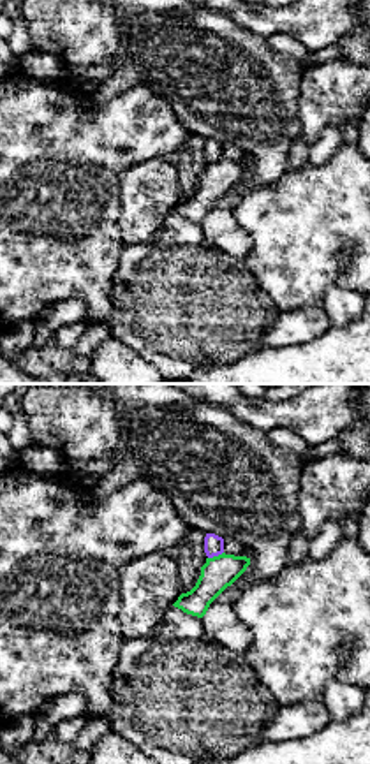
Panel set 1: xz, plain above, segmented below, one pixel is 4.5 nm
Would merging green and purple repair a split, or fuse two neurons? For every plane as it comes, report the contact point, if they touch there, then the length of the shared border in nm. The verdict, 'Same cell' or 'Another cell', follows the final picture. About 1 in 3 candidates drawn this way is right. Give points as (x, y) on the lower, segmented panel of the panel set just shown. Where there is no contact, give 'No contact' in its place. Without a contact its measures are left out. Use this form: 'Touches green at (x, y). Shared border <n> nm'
Touches green at (215, 557). Shared border 80 nm

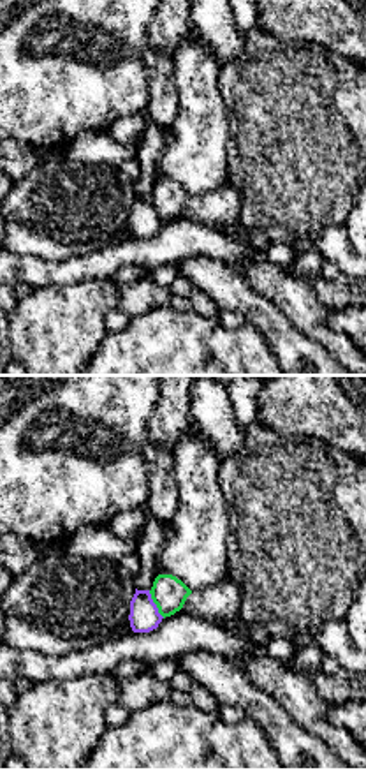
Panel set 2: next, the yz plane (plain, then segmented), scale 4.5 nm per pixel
Touches green at (155, 603). Shared border 150 nm

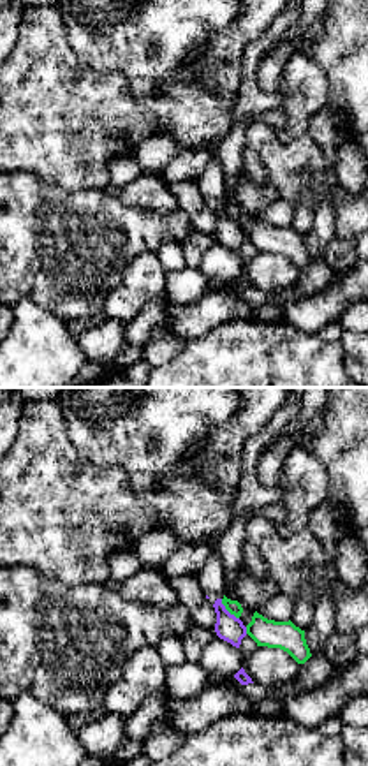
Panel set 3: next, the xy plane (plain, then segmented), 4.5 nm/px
Touches green at (228, 610). Shared border 130 nm

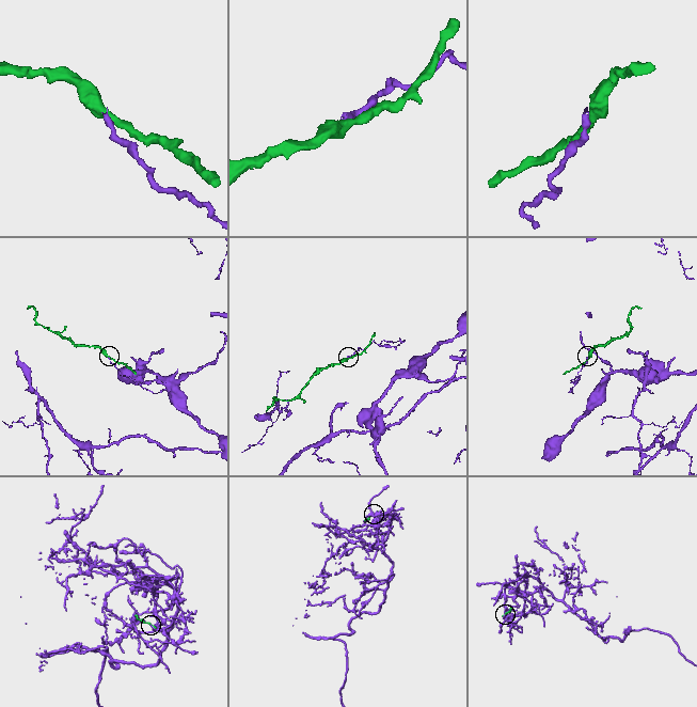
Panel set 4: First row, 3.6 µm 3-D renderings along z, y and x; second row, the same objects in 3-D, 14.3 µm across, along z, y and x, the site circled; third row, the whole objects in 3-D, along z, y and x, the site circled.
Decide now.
Another cell

